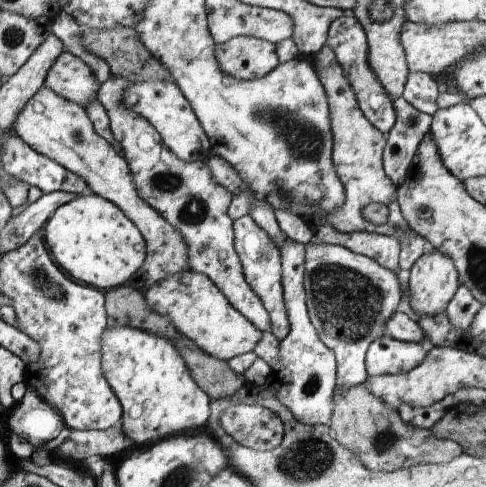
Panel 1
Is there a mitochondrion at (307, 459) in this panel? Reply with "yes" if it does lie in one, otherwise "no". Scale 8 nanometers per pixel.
yes

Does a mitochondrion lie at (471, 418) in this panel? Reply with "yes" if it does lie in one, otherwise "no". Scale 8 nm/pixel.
yes

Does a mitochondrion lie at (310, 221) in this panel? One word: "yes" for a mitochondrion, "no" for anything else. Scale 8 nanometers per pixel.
no

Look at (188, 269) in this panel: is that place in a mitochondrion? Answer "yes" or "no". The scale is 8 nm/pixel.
no

